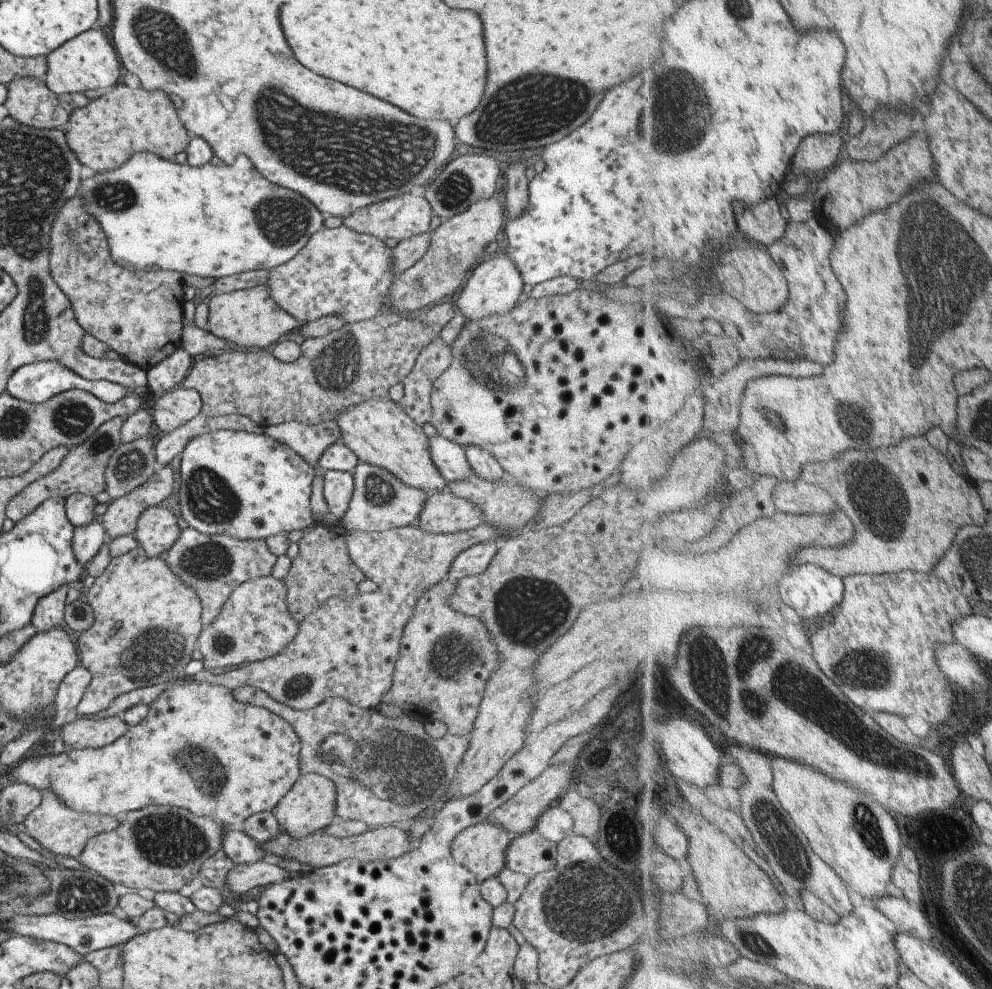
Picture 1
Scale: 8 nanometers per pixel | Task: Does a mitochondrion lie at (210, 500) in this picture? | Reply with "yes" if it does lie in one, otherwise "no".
yes

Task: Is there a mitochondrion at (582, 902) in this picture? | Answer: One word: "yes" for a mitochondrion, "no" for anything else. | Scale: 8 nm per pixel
yes

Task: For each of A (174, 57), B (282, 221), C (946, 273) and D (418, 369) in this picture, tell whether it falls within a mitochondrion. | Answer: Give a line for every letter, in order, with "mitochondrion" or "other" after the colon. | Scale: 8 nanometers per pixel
A: mitochondrion
B: mitochondrion
C: mitochondrion
D: other

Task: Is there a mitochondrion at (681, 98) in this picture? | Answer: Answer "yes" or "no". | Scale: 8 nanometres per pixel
yes

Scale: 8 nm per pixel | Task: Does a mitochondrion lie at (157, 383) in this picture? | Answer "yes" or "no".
no

